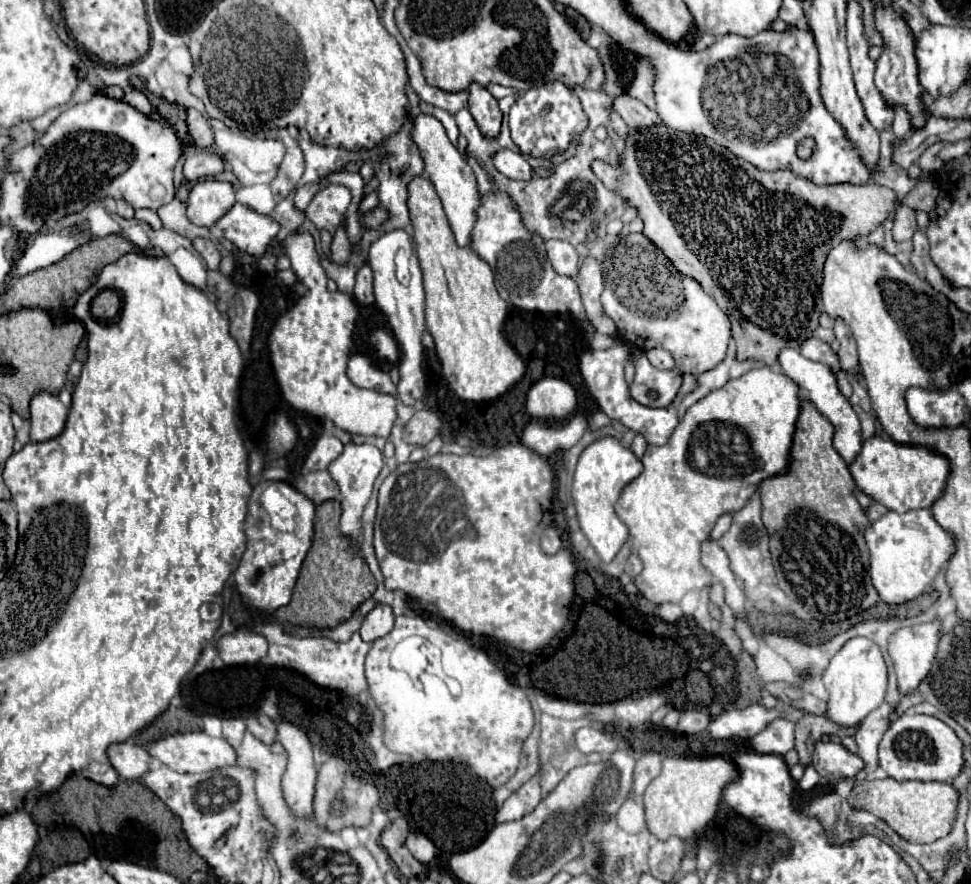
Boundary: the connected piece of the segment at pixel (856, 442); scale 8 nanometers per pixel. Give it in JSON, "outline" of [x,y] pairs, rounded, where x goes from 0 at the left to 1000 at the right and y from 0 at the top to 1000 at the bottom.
{"outline":[[[815,393],[804,395],[800,408],[804,413],[804,422],[808,422],[817,431],[821,431],[827,438],[829,449],[841,460],[841,465],[860,481],[860,499],[858,499],[858,503],[860,503],[862,512],[870,519],[870,524],[876,524],[883,517],[885,508],[887,508],[887,479],[885,479],[885,472],[881,469],[876,456],[872,454],[872,449],[868,449],[868,445],[864,442],[860,420],[856,415],[852,415],[850,411],[829,406],[821,395],[815,395]]]}

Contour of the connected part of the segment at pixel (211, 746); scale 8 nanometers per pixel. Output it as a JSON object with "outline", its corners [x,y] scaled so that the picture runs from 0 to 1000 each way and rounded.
{"outline":[[[209,827],[172,831],[156,843],[151,843],[151,847],[166,863],[170,863],[178,872],[186,872],[186,874],[211,874],[211,872],[219,872],[219,870],[228,870],[228,868],[238,868],[244,863],[244,852],[232,836],[215,834]]]}

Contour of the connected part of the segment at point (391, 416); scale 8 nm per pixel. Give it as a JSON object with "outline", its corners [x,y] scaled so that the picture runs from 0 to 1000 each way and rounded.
{"outline":[[[302,264],[294,273],[294,288],[300,295],[300,307],[304,309],[306,318],[316,325],[314,336],[310,336],[301,345],[281,368],[277,377],[277,402],[279,413],[285,426],[285,433],[291,442],[294,454],[304,460],[306,465],[320,467],[324,472],[335,472],[345,479],[345,483],[368,490],[368,492],[401,492],[403,483],[409,474],[409,451],[407,447],[396,447],[390,442],[380,442],[366,438],[357,426],[357,408],[361,404],[364,380],[368,371],[370,350],[364,336],[357,336],[351,329],[337,327],[337,311],[329,298],[322,268],[318,264]]]}

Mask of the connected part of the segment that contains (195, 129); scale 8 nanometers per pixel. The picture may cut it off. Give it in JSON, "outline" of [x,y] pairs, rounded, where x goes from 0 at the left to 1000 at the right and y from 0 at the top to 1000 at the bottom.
{"outline":[[[201,123],[193,126],[193,139],[195,139],[195,150],[203,166],[213,169],[219,164],[219,148],[217,148],[215,139]]]}

